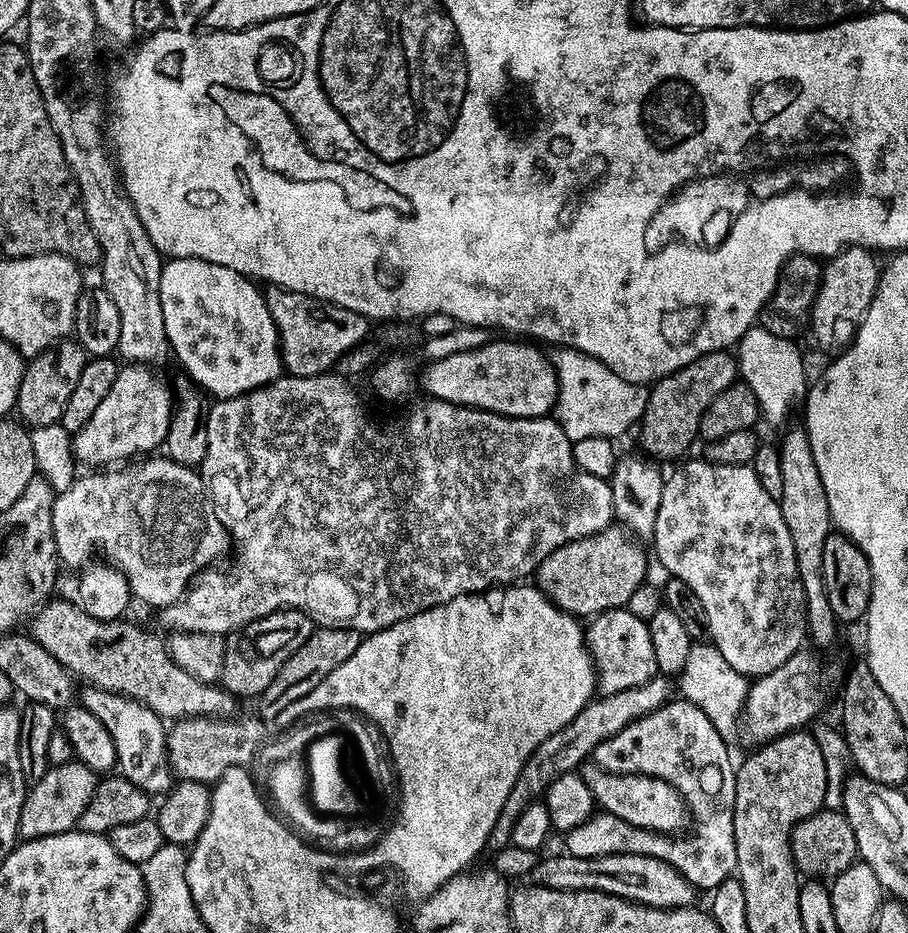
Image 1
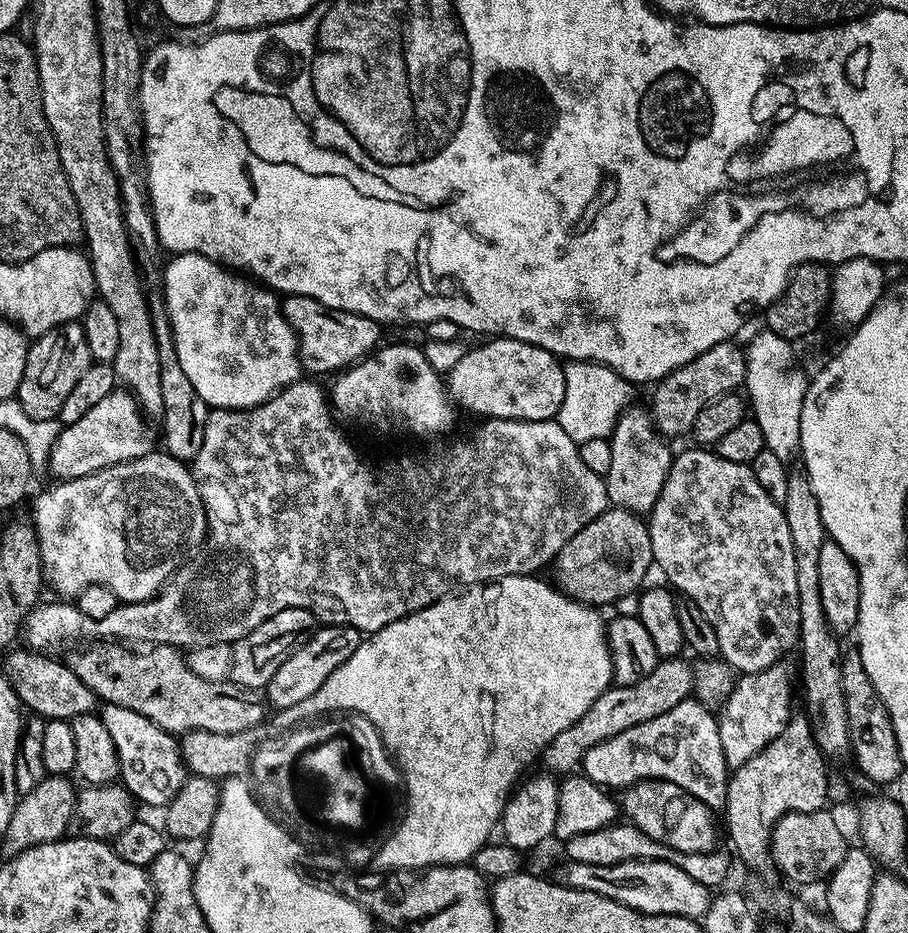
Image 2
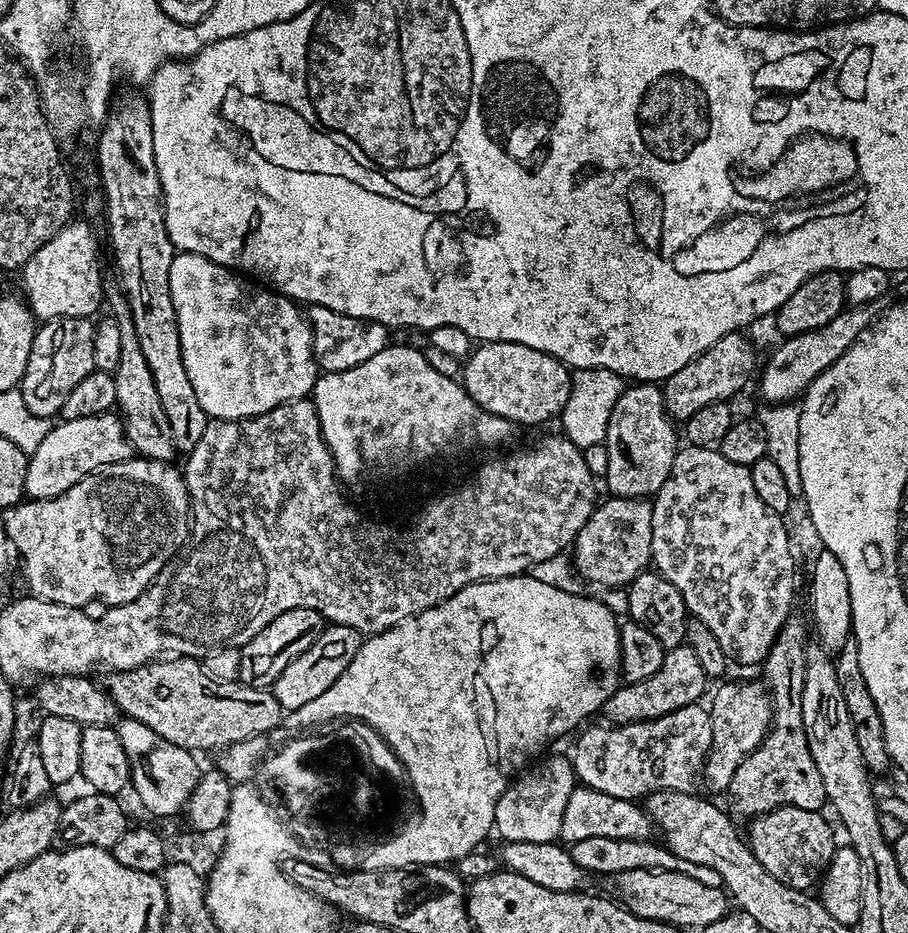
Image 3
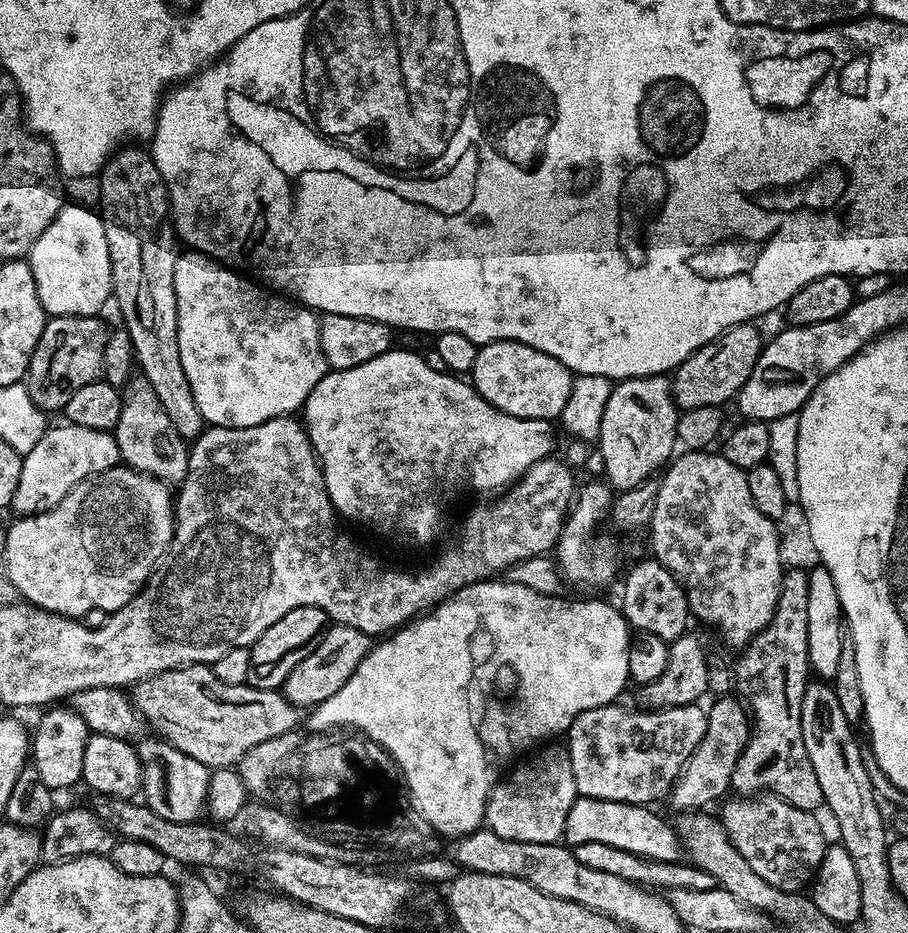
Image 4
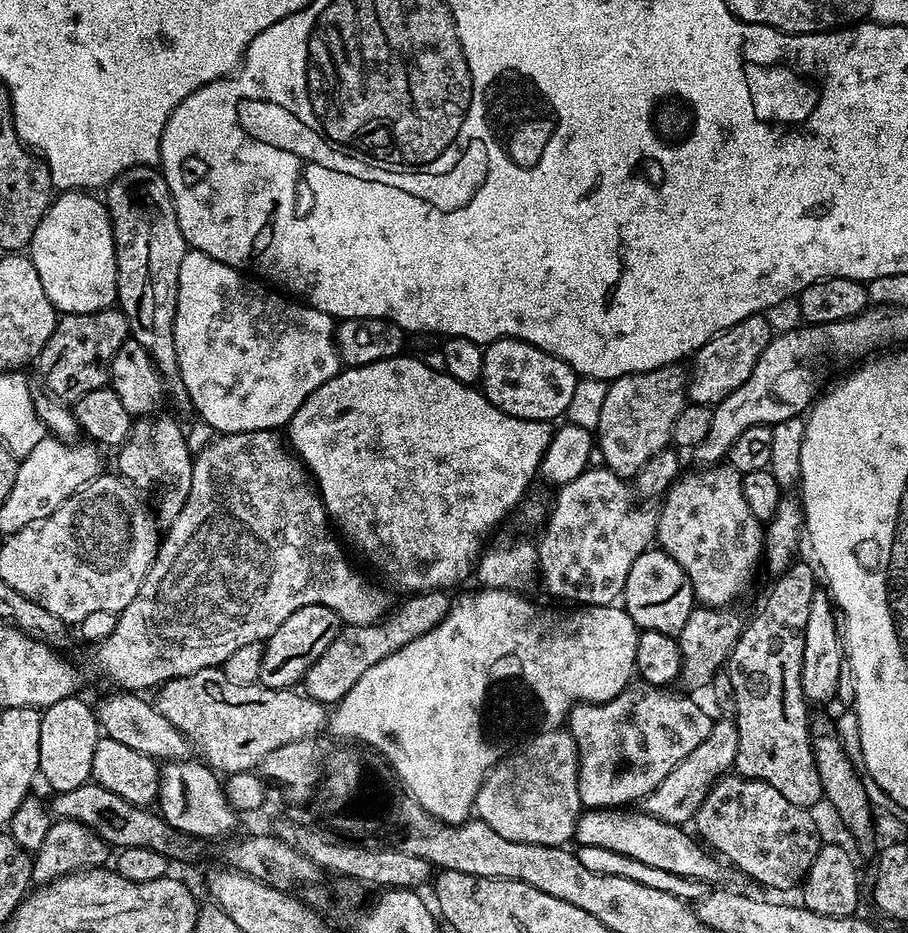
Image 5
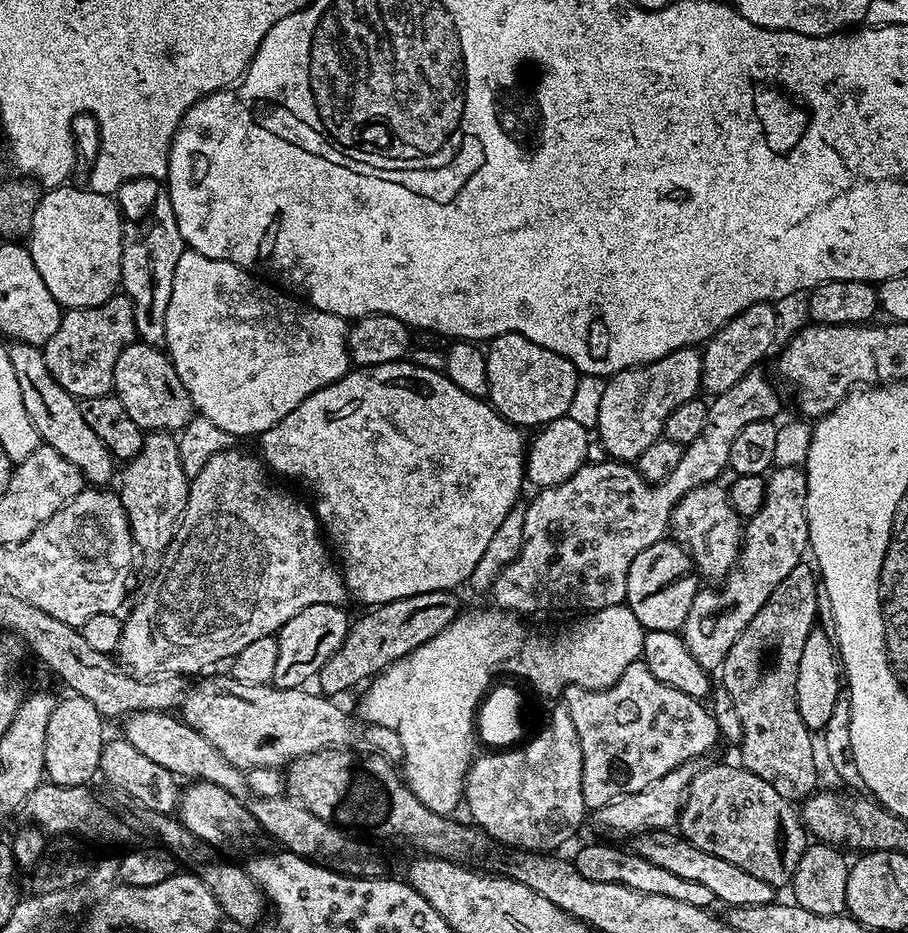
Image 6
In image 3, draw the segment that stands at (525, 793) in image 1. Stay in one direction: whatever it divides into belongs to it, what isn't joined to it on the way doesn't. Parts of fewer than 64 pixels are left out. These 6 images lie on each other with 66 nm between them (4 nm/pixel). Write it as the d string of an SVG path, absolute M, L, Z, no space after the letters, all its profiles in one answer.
M679 644L665 651L658 674L650 674L650 678L642 678L642 682L621 683L616 692L610 694L602 712L613 724L637 724L643 720L662 718L674 710L697 703L707 684L710 684L710 678L702 670L694 650L690 650L688 644Z

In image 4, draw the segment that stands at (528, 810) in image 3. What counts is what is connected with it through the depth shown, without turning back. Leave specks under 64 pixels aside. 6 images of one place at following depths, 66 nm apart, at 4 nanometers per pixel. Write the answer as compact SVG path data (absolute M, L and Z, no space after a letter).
M552 746L533 751L525 764L517 763L492 787L484 811L484 824L494 834L498 834L498 838L543 844L563 841L566 814L570 814L570 806L574 806L577 797L574 770L570 767L567 747L548 747Z

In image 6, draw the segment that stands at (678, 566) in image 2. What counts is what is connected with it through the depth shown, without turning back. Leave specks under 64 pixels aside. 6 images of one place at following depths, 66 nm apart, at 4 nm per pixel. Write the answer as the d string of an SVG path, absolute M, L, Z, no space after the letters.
M723 483L703 484L676 503L668 523L671 539L682 545L696 564L696 571L705 581L719 582L727 576L740 553L742 517L734 510Z

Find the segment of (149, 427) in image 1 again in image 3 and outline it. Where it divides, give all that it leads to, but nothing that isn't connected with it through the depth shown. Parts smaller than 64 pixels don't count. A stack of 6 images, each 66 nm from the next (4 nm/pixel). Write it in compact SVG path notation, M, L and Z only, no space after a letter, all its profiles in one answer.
M115 411L90 418L61 419L53 423L38 448L29 455L25 495L31 499L48 499L65 493L84 476L92 475L111 464L120 464L133 455L124 433L124 422Z

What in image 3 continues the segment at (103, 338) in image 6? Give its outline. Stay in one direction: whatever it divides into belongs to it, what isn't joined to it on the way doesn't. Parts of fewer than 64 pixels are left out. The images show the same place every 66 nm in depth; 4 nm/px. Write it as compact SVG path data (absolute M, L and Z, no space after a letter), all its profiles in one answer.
M63 316L43 321L37 327L34 346L30 346L30 359L26 361L24 376L18 389L26 407L34 415L52 418L60 413L66 397L74 386L96 371L94 366L95 323L87 316Z

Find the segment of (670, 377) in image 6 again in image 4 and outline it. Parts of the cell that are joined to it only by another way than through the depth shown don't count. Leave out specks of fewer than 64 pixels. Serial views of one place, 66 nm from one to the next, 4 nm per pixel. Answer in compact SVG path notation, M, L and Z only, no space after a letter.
M667 375L635 376L613 383L598 437L604 476L613 489L633 488L653 479L673 459L672 447L678 444L677 415L676 402L672 399L672 381Z

